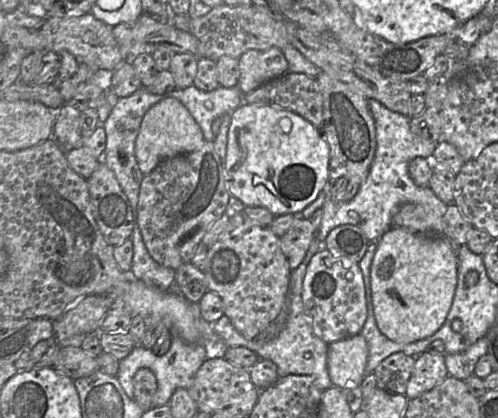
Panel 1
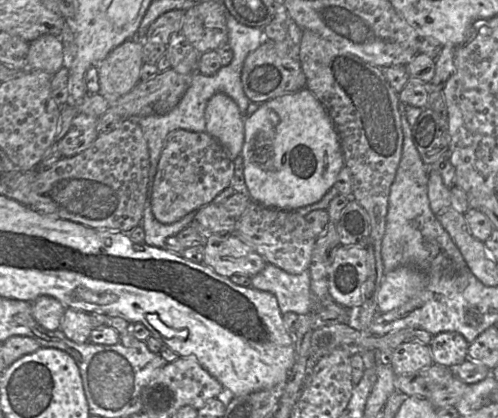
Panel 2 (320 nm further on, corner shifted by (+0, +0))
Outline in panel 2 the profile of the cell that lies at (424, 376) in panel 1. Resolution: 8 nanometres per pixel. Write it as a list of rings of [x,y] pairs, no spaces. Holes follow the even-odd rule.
[[[457,332],[435,334],[429,344],[433,363],[446,367],[461,364],[467,359],[469,345]]]

